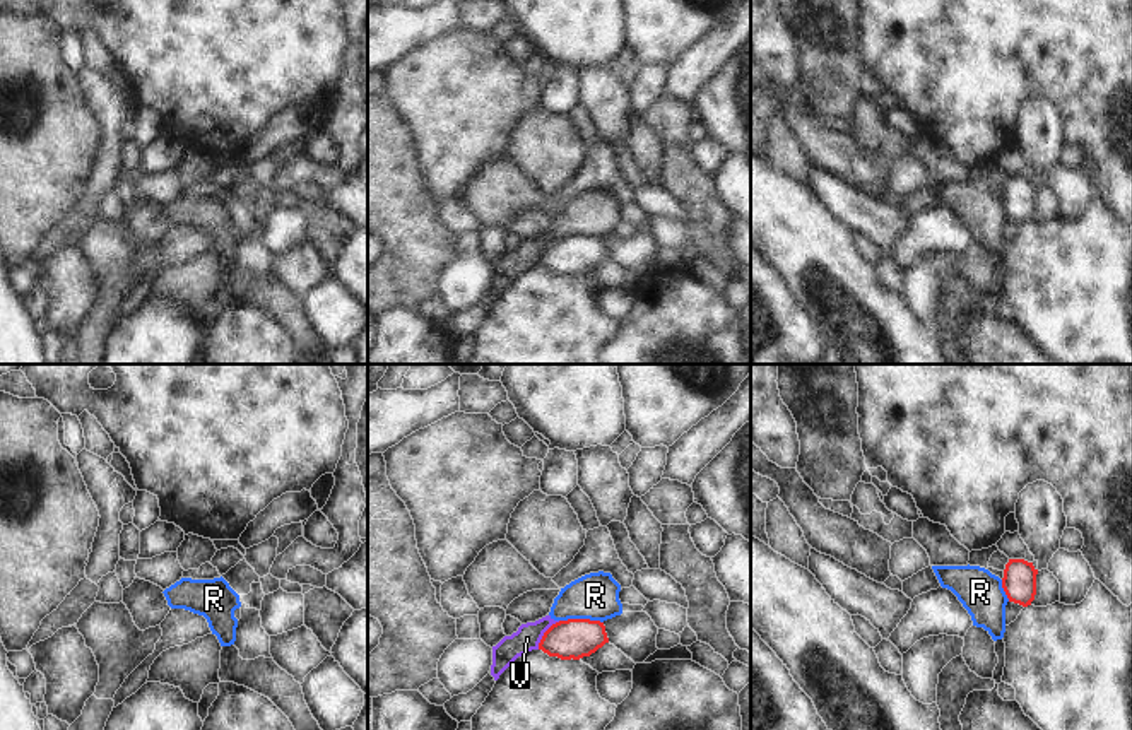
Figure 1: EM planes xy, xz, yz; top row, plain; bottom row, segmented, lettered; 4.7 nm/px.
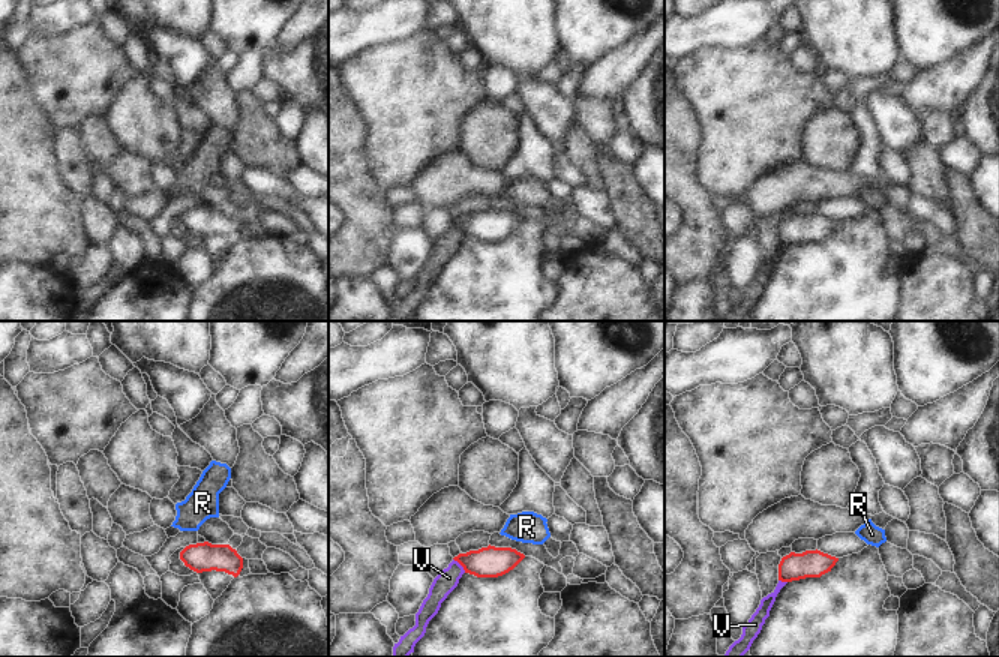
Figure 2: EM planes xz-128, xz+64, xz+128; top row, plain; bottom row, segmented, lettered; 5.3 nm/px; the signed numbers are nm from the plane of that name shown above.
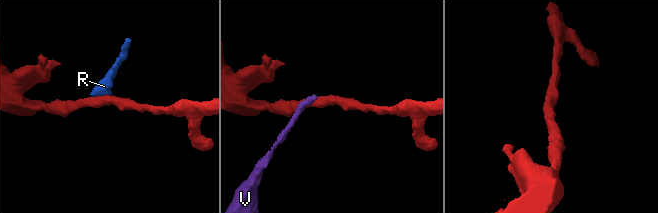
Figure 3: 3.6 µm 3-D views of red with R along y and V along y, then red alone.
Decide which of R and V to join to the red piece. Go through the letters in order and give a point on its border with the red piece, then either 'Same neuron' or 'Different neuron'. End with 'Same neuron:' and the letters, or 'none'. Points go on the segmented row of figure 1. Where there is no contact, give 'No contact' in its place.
R: Touches red at xz (582, 619). Different neuron
V: Touches red at xz (544, 633). Different neuron
Same neuron: none

